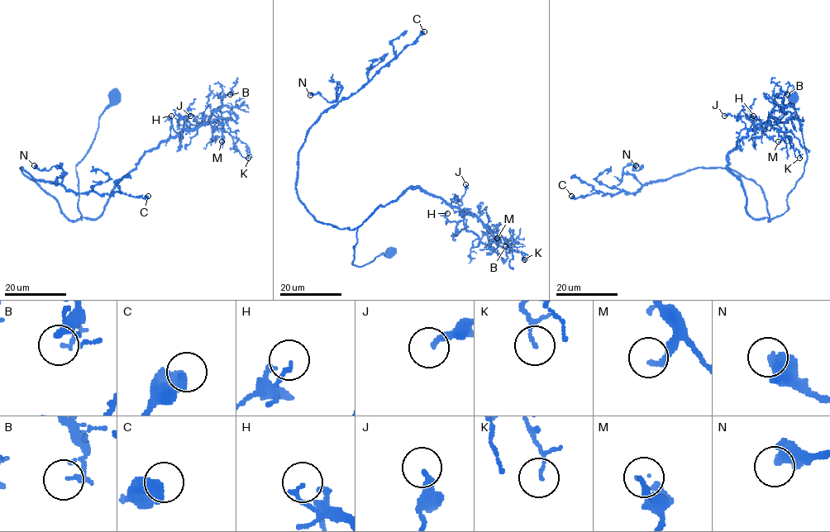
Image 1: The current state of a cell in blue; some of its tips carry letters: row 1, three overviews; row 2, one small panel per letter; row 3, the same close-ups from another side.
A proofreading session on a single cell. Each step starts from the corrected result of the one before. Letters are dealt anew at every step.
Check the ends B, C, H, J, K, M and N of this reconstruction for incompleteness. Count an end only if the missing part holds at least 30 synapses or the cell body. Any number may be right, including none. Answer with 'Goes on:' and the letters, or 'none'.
Goes on: none

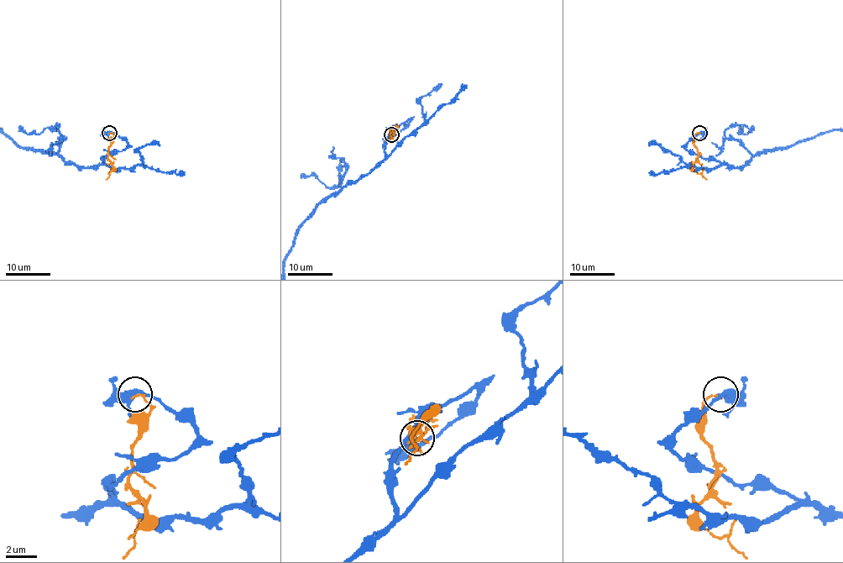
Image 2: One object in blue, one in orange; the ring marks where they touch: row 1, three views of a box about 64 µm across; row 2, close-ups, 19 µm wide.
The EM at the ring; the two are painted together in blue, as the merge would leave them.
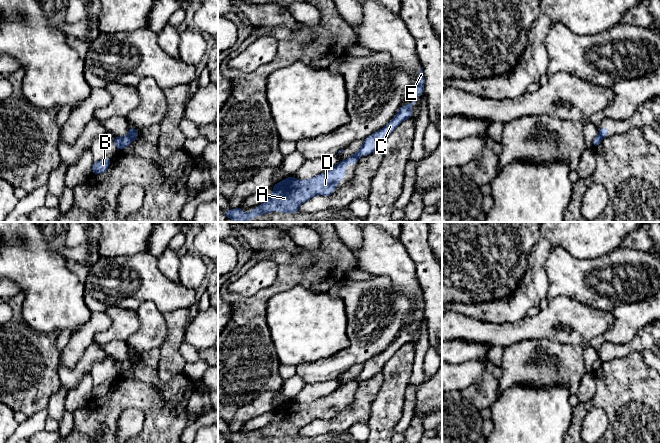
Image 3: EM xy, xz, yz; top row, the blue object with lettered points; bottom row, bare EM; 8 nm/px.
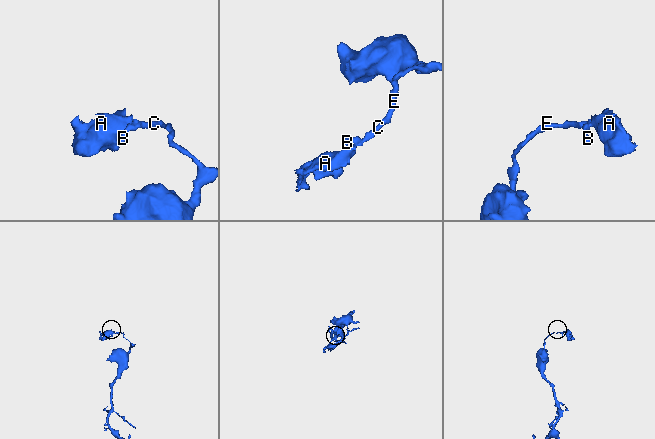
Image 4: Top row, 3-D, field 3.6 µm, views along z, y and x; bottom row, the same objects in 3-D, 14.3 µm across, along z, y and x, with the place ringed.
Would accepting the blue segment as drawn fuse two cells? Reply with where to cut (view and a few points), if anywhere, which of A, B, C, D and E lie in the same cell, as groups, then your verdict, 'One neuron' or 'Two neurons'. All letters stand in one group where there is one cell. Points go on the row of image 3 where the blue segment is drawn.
Split along xz (351, 156), (357, 158). Groups: A D / B C E. Two neurons

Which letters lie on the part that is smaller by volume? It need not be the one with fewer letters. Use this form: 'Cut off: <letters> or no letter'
Cut off: A, D

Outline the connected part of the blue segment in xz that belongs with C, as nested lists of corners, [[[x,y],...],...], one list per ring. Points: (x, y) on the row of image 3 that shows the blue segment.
[[[422,67],[417,78],[412,102],[410,104],[403,105],[396,116],[384,128],[367,137],[364,140],[363,146],[352,156],[360,158],[371,154],[378,148],[381,148],[385,139],[400,125],[401,122],[412,118],[412,106],[415,104],[418,97],[424,92],[424,83],[425,79]]]

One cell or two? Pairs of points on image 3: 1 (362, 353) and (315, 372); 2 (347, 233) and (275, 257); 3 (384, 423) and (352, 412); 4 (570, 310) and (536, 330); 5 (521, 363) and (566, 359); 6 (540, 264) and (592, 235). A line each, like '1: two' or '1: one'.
1: one
2: two
3: two
4: one
5: one
6: one

